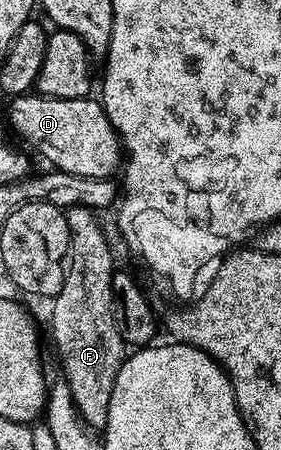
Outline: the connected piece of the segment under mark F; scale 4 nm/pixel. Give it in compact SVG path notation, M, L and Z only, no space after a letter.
M70 206L65 211L67 215L67 231L69 232L69 244L67 245L67 260L63 271L63 283L61 284L61 292L56 294L51 306L51 338L55 341L55 350L59 353L59 362L63 365L62 381L66 382L69 392L73 396L73 404L77 408L80 418L85 420L85 424L90 426L96 432L102 432L107 428L109 420L109 399L113 397L113 384L117 380L117 372L121 368L124 358L129 353L129 347L124 342L121 332L117 332L117 324L113 321L113 308L111 303L115 301L115 290L112 288L113 280L115 279L115 269L117 263L111 259L111 246L107 243L107 234L103 231L103 226L99 223L100 215L96 211L90 210L87 206Z

